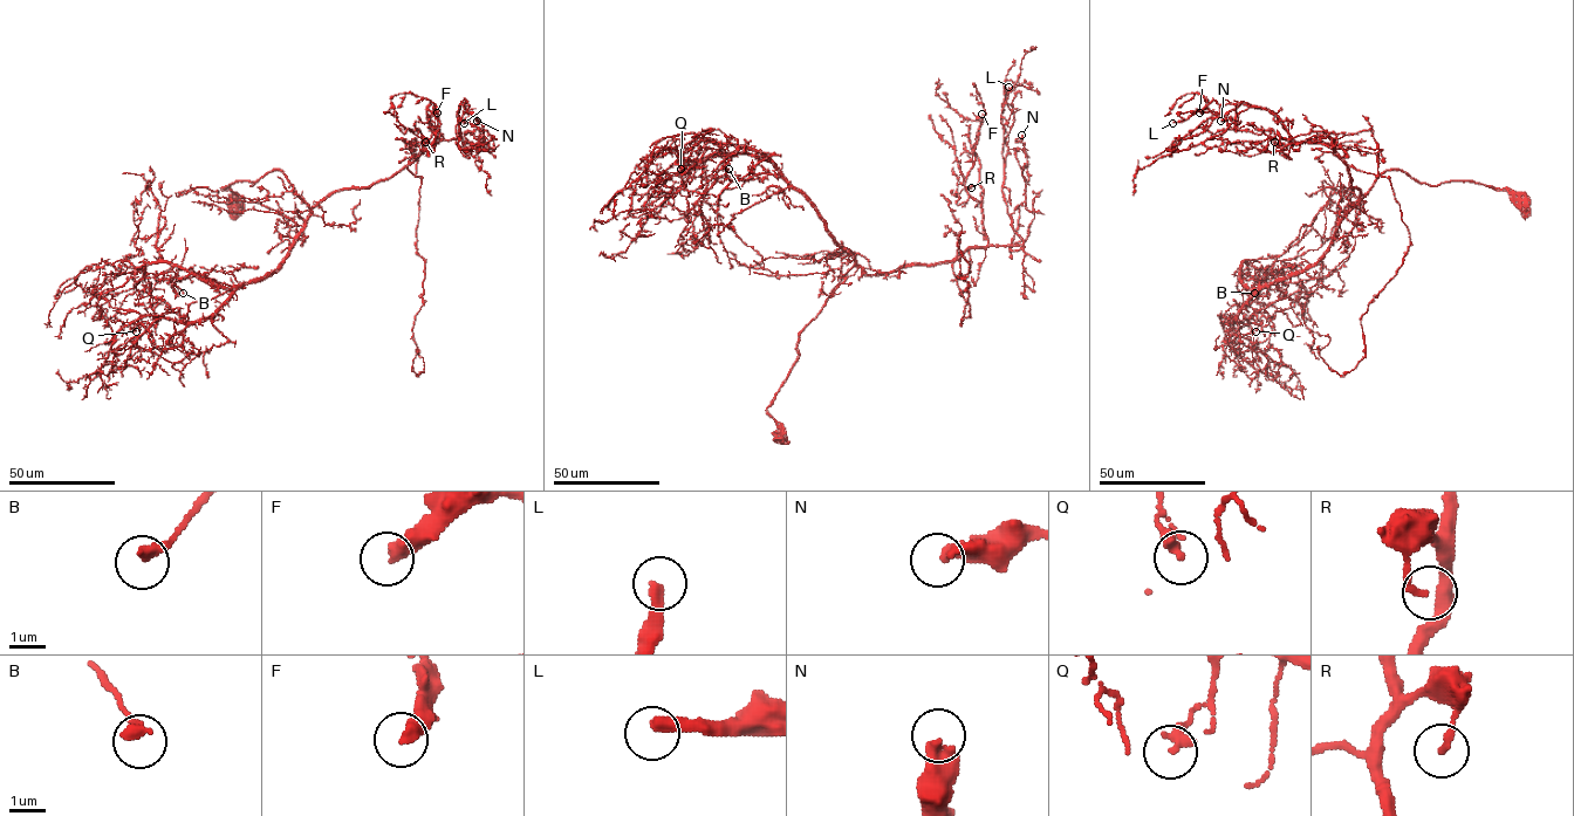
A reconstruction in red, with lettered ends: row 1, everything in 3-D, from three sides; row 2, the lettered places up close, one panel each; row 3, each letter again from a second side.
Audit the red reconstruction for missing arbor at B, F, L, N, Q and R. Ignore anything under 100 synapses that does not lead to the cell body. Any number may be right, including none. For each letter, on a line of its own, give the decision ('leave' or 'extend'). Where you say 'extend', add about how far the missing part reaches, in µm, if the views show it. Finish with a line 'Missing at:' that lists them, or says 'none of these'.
B: leave
F: extend; about 70 µm are missing
L: extend; about 40 µm are missing
N: leave
Q: leave
R: leave
Missing at: F, L

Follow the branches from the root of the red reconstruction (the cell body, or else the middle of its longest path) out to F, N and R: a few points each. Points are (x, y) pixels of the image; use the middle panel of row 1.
F: (780, 438), (767, 408), (800, 333), (854, 265), (884, 274), (987, 245), (972, 150), (981, 114)
N: (780, 438), (767, 408), (800, 333), (854, 265), (884, 274), (1022, 244), (1003, 191), (1021, 135)
R: (780, 438), (767, 408), (796, 360), (801, 331), (854, 265), (884, 274), (984, 247), (983, 207), (971, 187)

